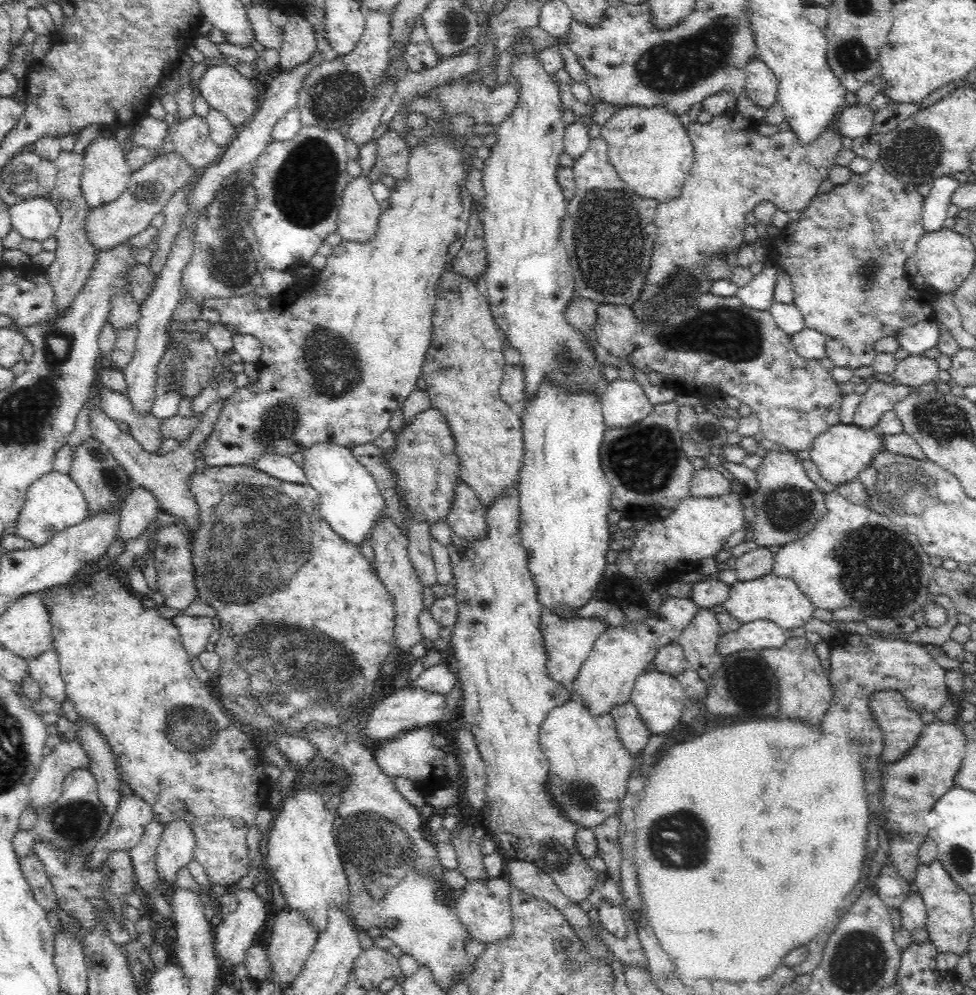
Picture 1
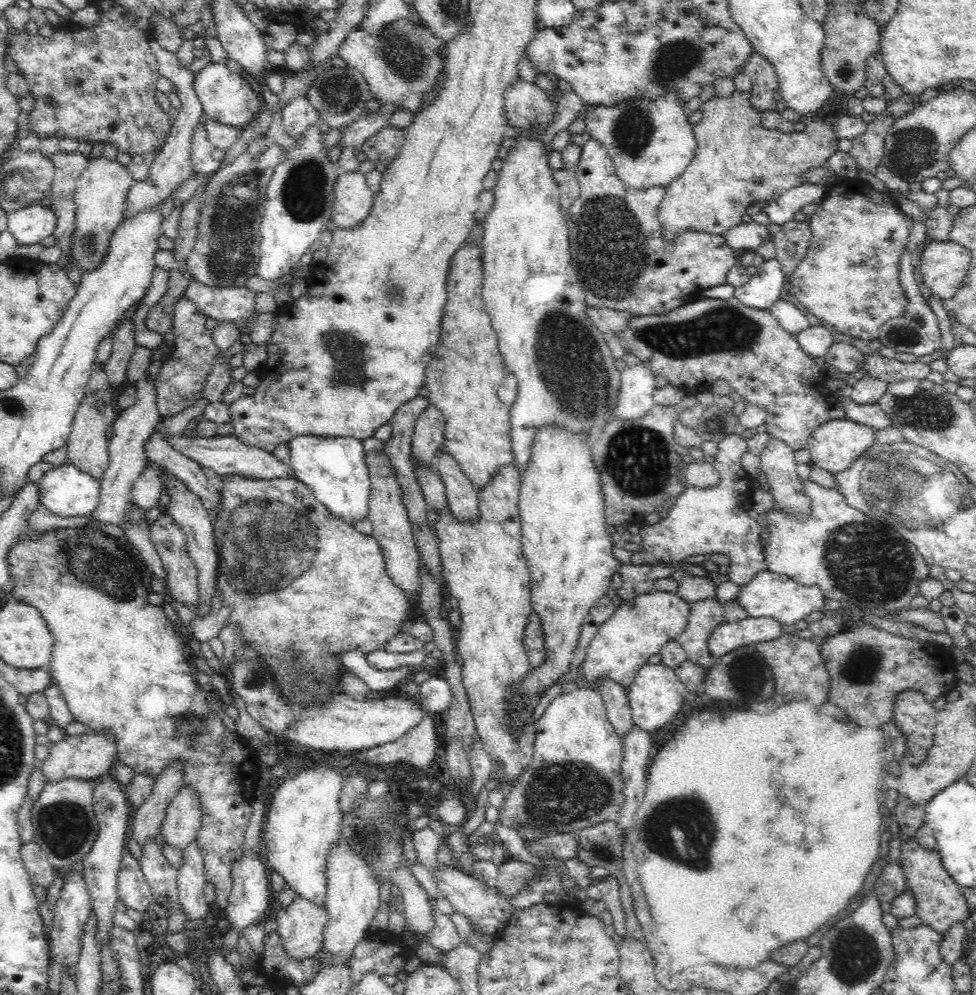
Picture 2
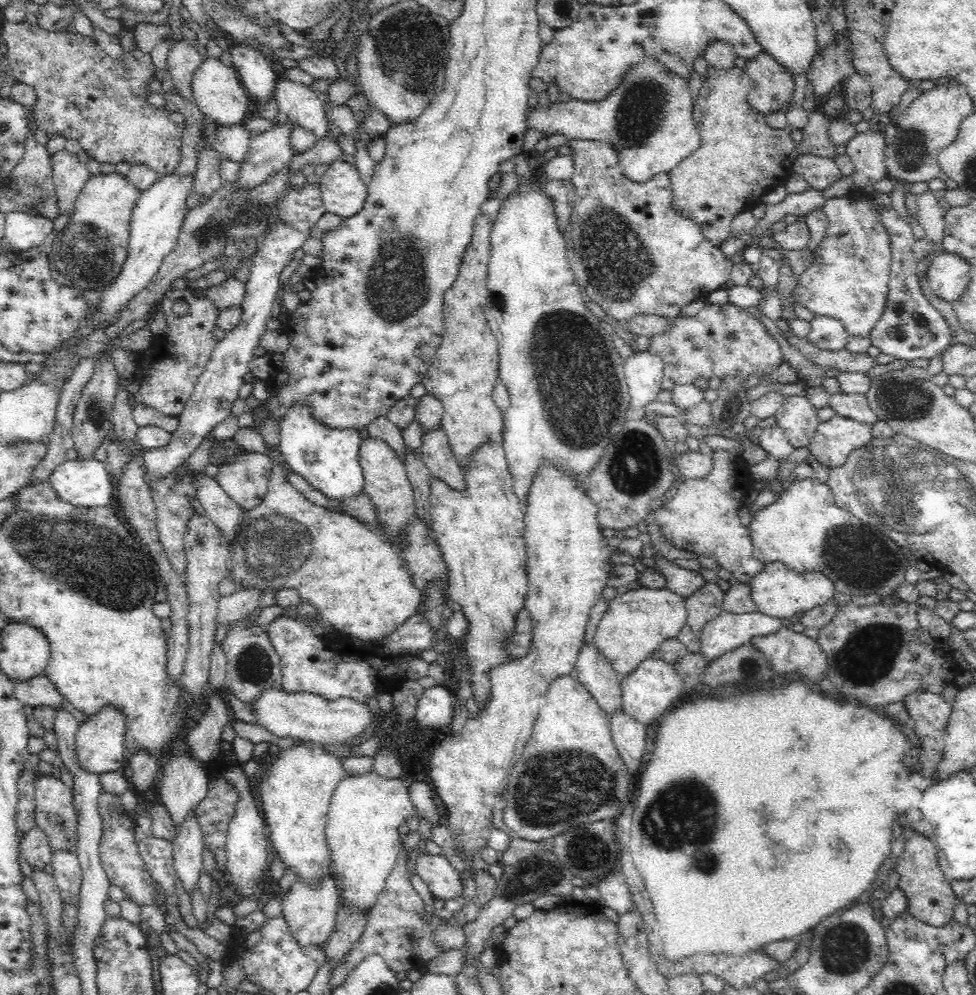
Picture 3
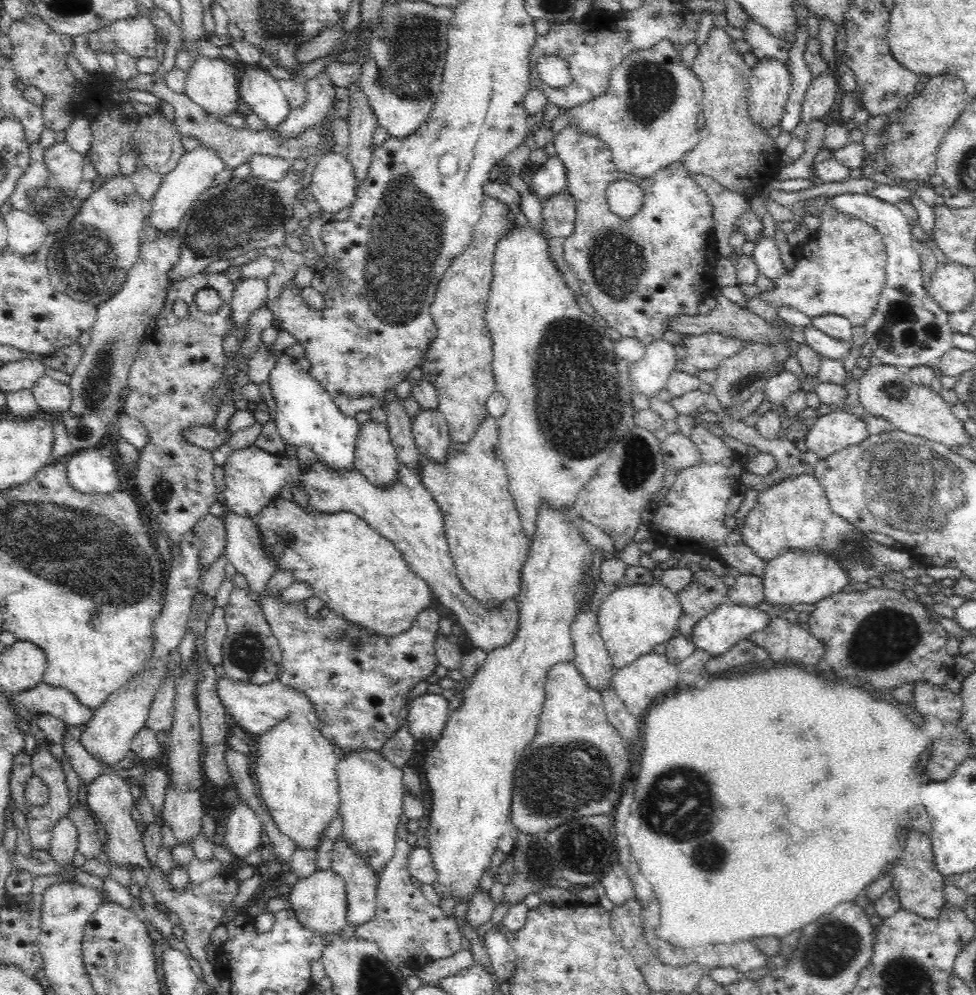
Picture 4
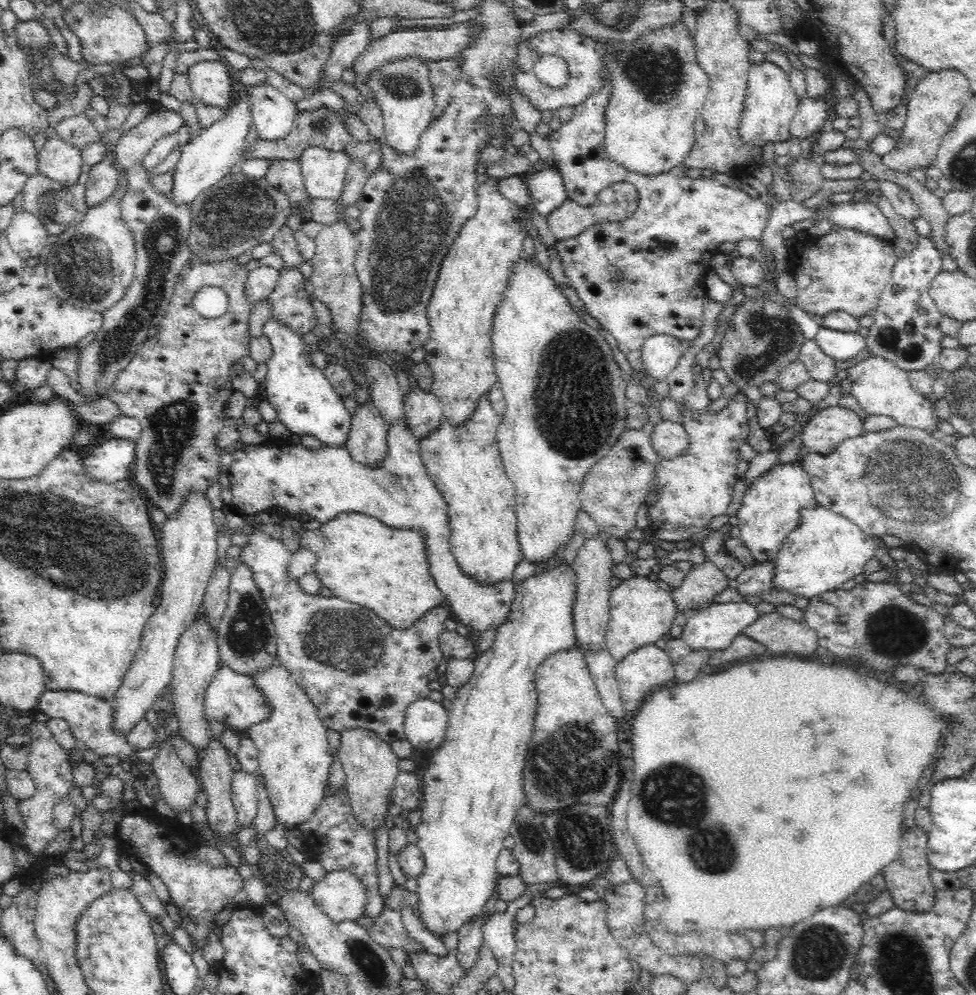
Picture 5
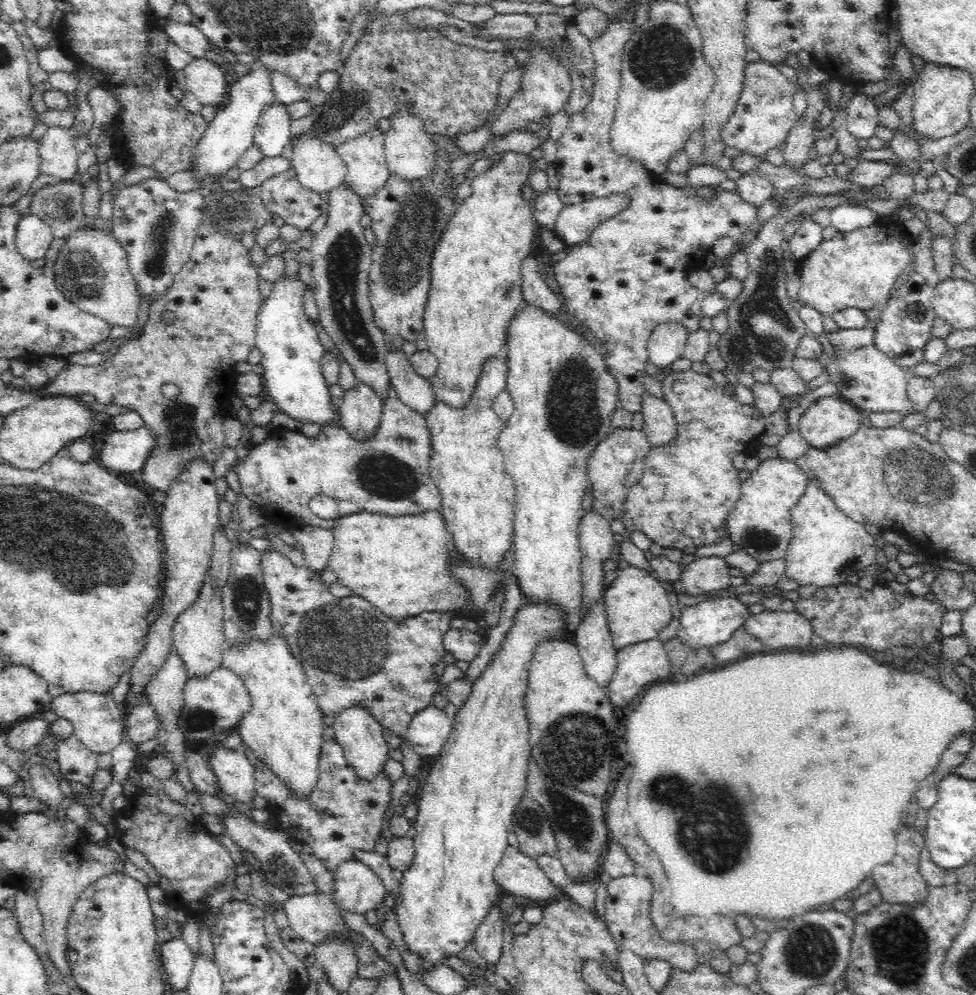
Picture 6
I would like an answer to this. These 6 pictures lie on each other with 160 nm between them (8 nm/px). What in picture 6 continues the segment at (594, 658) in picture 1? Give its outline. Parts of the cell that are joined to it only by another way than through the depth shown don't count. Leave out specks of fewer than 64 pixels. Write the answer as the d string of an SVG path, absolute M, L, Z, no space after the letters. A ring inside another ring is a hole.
M632 565L616 569L608 579L604 595L607 624L616 651L638 642L657 639L659 632L673 618L668 593L658 578L646 569Z

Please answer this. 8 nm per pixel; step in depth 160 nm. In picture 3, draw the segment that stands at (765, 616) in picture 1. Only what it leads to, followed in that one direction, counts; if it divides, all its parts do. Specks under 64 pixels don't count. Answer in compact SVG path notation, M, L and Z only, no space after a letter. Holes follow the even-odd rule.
M774 561L765 567L751 580L750 596L754 605L761 613L776 619L788 619L797 612L812 610L812 608L826 604L834 596L834 583L822 575L821 572L811 572L802 575L788 569L782 561Z

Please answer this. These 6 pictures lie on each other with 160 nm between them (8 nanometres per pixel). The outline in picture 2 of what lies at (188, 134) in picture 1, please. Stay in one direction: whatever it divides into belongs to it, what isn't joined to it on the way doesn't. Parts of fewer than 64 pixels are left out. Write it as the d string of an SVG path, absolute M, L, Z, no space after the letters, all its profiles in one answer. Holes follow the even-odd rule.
M202 121L194 124L191 136L191 166L200 175L218 172L222 164L227 164L226 154L208 140L208 133Z

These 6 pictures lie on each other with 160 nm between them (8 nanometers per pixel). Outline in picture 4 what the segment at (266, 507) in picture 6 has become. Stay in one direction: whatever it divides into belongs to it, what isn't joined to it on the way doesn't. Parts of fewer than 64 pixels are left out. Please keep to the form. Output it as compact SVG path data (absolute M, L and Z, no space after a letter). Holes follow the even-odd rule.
M252 445L232 452L222 465L225 480L222 496L229 512L253 520L270 503L277 500L278 492L286 486L291 492L298 488L308 498L313 512L353 512L382 533L382 536L394 541L394 545L408 561L408 567L428 583L428 587L444 608L452 610L452 614L456 616L456 627L470 637L474 647L492 652L494 648L508 644L518 628L517 599L508 597L490 607L488 603L478 601L462 587L453 565L450 545L446 540L444 514L440 511L440 506L422 483L420 473L404 461L398 460L397 463L397 475L390 484L374 485L355 467L334 469L332 465L318 460L314 464L302 466L296 456L286 458L284 455L270 454Z

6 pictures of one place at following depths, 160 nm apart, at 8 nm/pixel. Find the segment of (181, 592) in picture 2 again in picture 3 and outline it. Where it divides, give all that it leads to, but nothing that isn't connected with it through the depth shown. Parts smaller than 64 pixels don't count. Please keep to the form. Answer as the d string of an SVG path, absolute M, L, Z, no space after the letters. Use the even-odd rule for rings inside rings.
M165 476L163 479L150 484L151 495L156 507L156 532L158 539L166 551L166 556L172 568L182 577L187 569L187 556L184 548L184 537L187 531L188 520L194 515L192 504L188 496L196 496L196 489L192 484L192 476L184 476L182 482L176 482L174 476Z

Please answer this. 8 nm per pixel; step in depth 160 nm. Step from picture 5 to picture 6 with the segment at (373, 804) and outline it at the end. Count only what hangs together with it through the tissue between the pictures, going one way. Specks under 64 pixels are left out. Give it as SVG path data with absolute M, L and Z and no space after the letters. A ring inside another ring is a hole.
M354 704L350 708L344 708L335 714L332 726L335 732L335 739L342 747L349 764L359 773L358 778L371 779L378 772L384 770L384 765L389 760L389 747L383 739L381 727L378 719L370 713L370 709L366 709L365 706L359 706L358 704Z

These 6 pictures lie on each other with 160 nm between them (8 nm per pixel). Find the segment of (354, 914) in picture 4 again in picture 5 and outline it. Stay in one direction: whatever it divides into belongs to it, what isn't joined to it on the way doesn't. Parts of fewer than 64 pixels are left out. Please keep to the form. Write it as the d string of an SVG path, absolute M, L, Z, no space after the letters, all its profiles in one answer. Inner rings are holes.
M326 784L323 788L322 798L314 807L314 812L308 819L294 826L305 840L305 851L324 866L326 872L334 872L338 869L350 869L356 873L368 887L369 904L366 906L364 916L377 918L385 908L385 902L380 895L378 885L378 869L376 869L376 847L374 842L374 830L362 825L354 816L352 807L349 806L349 798L346 794L346 785L340 786L336 792Z

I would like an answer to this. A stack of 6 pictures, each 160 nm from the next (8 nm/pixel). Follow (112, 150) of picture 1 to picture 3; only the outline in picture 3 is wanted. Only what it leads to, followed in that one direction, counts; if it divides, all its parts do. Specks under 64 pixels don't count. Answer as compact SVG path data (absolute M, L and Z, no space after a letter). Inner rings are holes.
M117 172L88 178L75 200L72 218L56 236L49 254L52 277L59 284L76 291L86 289L98 293L119 276L126 259L131 216L140 194L141 191L127 176Z

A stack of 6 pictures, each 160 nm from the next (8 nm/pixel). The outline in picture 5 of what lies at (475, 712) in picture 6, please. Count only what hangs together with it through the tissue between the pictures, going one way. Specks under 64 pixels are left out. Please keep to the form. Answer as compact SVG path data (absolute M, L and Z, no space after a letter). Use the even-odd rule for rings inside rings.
M562 563L560 566L552 566L545 570L541 570L538 574L530 576L524 582L515 584L515 597L511 606L510 614L506 617L506 622L497 628L497 636L492 647L482 654L477 654L474 659L475 672L470 676L470 680L466 682L462 688L456 692L453 700L453 706L448 712L448 728L446 728L446 740L442 742L442 746L434 751L434 756L428 764L428 769L422 776L423 785L421 792L423 793L424 806L422 806L422 816L420 824L413 829L418 835L417 847L421 850L423 858L422 872L415 878L418 882L417 894L419 919L428 932L435 934L438 938L448 936L448 934L456 934L466 926L468 922L474 920L474 916L480 916L484 913L486 901L493 898L494 891L497 890L497 882L500 878L497 868L495 867L498 856L504 848L504 839L509 835L517 810L527 804L526 791L524 791L524 775L525 761L527 760L529 742L533 735L533 724L535 721L536 706L538 704L538 695L536 695L536 684L534 682L537 667L543 663L550 654L560 652L560 650L570 650L576 647L575 629L573 620L573 608L575 602L575 572L572 566Z

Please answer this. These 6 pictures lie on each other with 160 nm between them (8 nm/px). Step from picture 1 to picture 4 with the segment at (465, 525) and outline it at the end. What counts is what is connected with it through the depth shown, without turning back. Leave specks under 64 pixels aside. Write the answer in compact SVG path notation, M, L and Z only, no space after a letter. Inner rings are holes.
M439 408L420 409L412 420L412 438L420 454L434 457L438 461L445 459L449 442L449 427L446 417Z

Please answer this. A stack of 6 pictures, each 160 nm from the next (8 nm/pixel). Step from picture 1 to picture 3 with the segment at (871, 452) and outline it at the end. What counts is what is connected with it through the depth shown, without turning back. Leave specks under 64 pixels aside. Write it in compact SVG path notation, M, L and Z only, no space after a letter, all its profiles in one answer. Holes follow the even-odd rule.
M834 415L828 422L821 422L807 448L814 459L831 469L843 465L854 449L867 445L873 439L871 434L872 425L857 422L850 417Z

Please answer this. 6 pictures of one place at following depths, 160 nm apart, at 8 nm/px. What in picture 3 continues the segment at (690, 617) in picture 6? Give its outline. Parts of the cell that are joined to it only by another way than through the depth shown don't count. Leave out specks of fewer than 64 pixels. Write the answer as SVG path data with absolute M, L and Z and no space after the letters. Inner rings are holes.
M722 611L706 624L701 636L701 654L706 661L751 643L756 636L772 636L782 628L781 620L760 611L750 614L730 614Z

